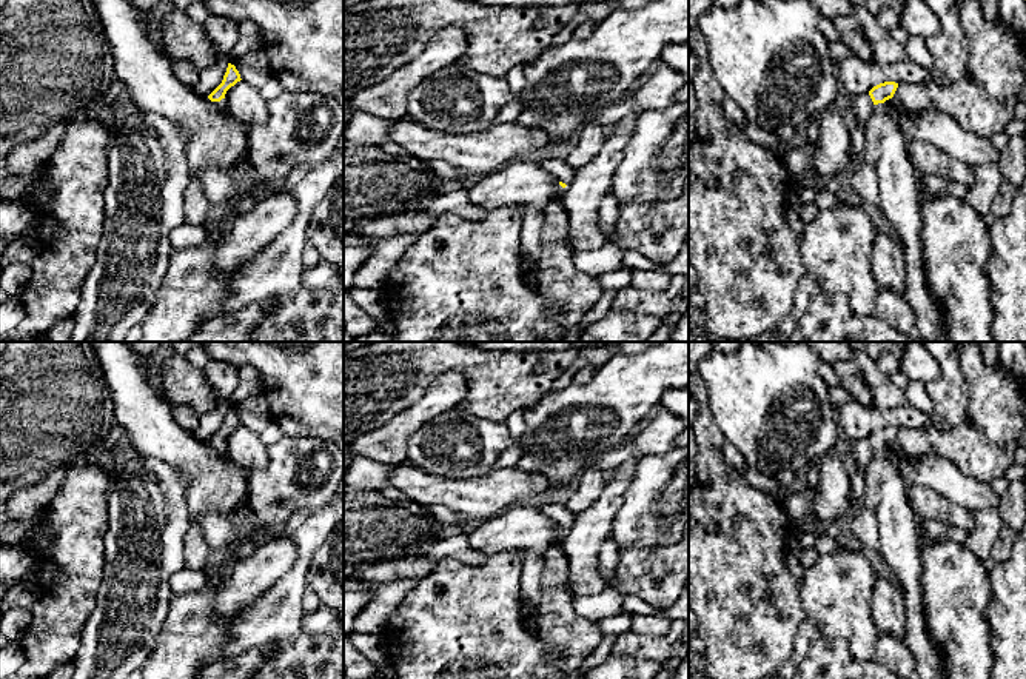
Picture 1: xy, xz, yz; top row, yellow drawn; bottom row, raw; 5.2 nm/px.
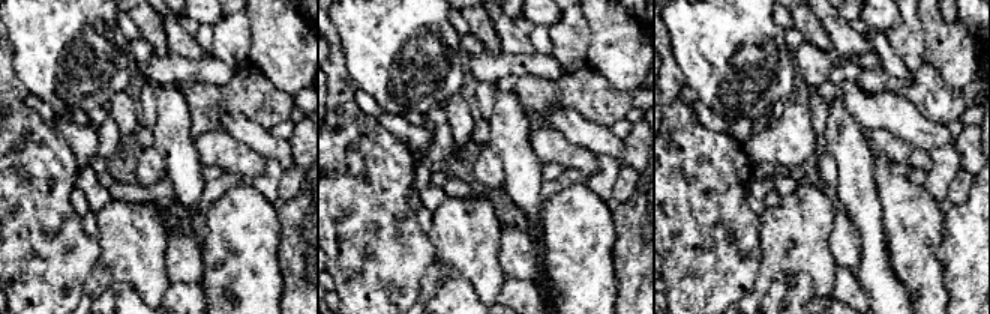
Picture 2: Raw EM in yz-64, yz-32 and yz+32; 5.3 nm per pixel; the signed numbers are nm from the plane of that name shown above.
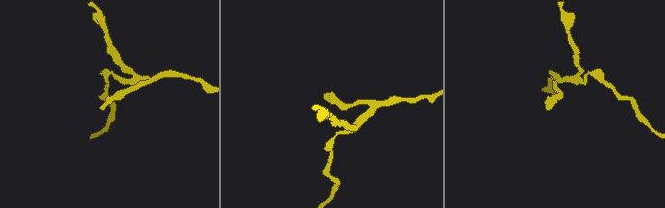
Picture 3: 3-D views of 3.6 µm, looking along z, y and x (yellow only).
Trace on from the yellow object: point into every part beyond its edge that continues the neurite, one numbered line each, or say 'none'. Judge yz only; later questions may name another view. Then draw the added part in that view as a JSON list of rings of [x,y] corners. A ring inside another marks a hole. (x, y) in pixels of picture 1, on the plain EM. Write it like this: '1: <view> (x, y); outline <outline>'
1: yz (861, 450); outline [[[869,437],[853,440],[850,445],[850,451],[852,451],[855,465],[861,470],[866,470],[866,467],[870,462],[872,453],[873,453],[873,447],[872,447]]]

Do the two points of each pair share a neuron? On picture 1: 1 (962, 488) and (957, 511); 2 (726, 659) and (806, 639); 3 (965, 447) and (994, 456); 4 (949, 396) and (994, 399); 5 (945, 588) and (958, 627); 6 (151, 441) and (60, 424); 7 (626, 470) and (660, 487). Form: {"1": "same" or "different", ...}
{"1": "different", "2": "different", "3": "same", "4": "different", "5": "same", "6": "different", "7": "different"}

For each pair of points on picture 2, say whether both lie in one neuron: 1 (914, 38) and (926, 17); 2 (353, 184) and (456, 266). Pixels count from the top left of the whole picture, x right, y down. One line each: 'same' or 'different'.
1: different
2: different

